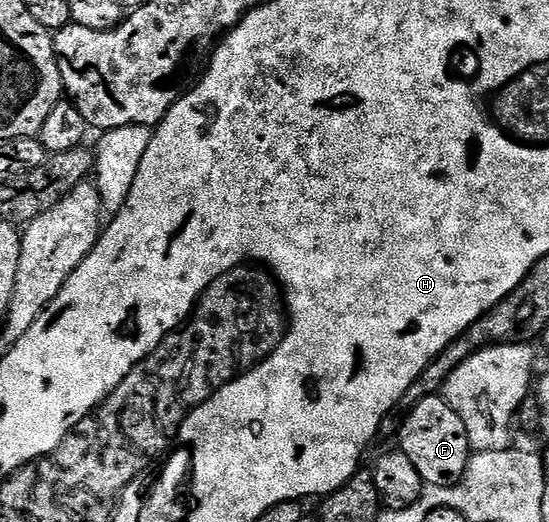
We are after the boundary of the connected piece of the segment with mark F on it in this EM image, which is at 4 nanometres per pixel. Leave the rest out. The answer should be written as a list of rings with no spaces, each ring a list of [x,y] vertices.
[[[441,394],[416,401],[409,411],[402,420],[402,429],[398,432],[397,447],[410,459],[412,466],[416,466],[423,485],[448,488],[457,484],[466,473],[472,455],[468,430],[464,430],[460,414],[452,410],[446,397]]]

